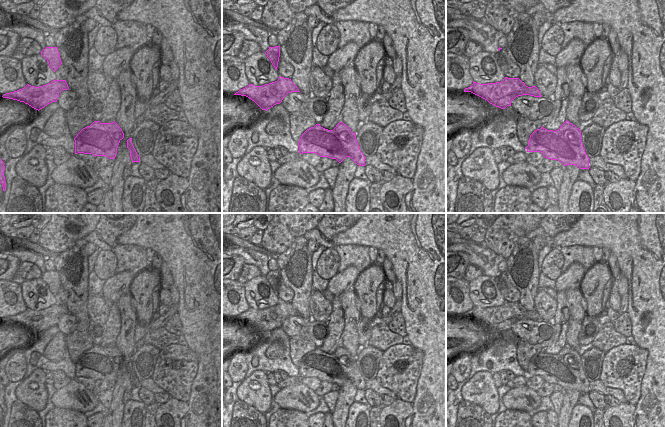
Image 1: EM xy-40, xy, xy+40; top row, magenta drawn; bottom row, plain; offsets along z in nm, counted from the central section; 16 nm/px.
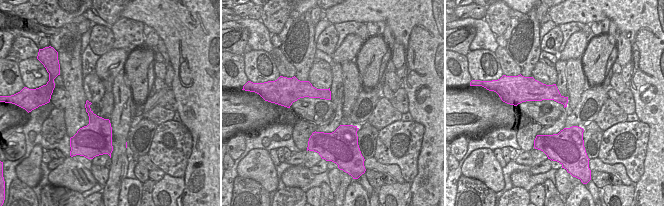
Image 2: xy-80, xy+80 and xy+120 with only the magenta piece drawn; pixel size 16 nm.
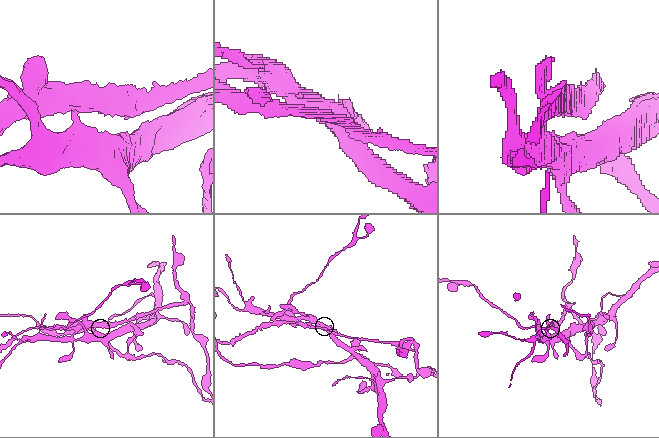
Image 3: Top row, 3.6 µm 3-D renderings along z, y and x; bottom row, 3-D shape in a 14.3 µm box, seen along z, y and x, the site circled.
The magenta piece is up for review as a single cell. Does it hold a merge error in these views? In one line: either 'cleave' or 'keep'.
cleave

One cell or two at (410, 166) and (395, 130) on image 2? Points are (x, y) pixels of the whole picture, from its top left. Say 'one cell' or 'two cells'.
one cell

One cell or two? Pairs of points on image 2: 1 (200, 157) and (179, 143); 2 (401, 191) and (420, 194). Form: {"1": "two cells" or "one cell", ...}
{"1": "two cells", "2": "two cells"}

